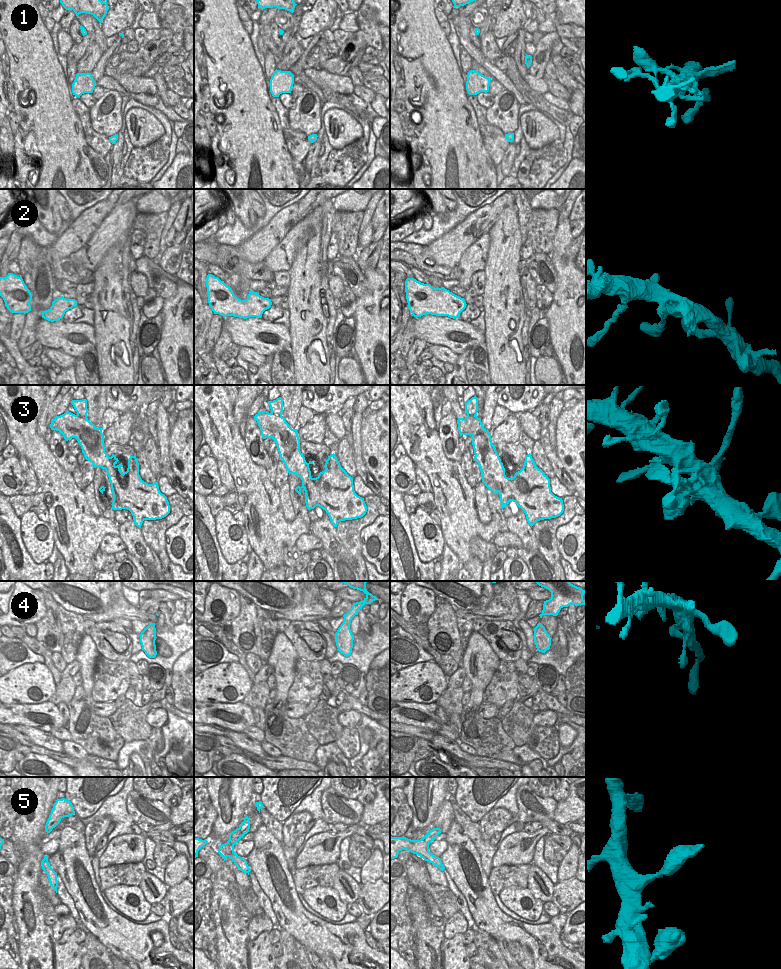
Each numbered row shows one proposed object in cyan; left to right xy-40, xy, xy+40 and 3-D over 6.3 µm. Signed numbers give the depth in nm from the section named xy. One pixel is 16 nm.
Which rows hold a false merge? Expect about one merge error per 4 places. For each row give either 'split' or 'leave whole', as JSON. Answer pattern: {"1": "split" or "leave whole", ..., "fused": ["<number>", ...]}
{"1": "leave whole", "2": "leave whole", "3": "leave whole", "4": "leave whole", "5": "leave whole", "fused": []}

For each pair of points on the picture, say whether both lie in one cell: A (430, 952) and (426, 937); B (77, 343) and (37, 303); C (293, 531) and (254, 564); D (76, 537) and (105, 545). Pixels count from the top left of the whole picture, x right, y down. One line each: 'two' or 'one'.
A: one
B: two
C: two
D: two

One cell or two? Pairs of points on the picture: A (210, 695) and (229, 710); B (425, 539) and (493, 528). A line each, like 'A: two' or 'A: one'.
A: two
B: two

